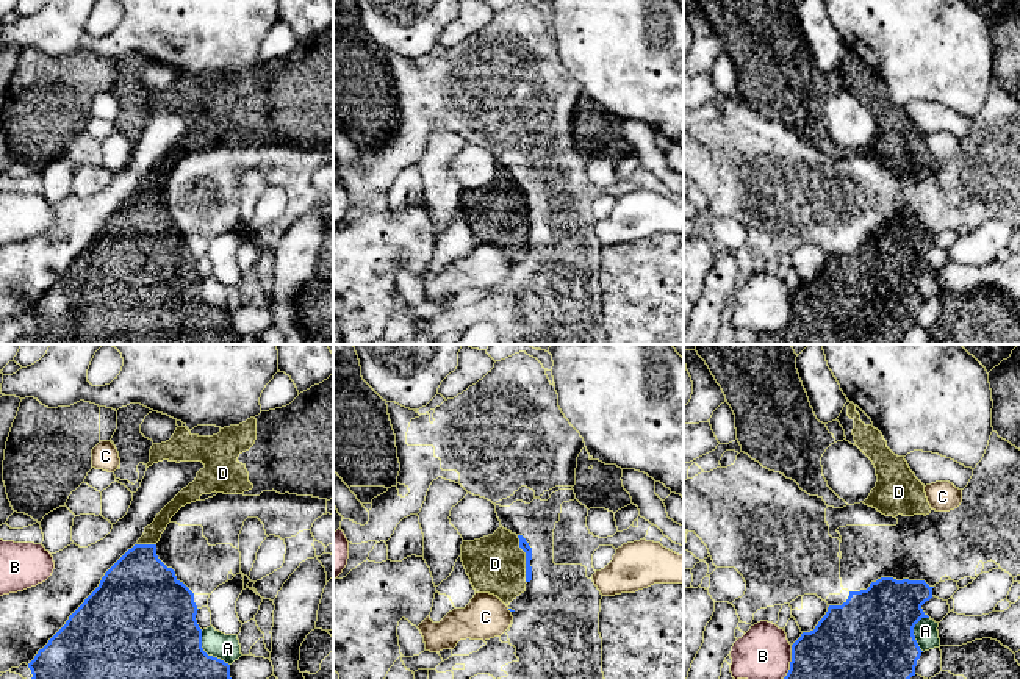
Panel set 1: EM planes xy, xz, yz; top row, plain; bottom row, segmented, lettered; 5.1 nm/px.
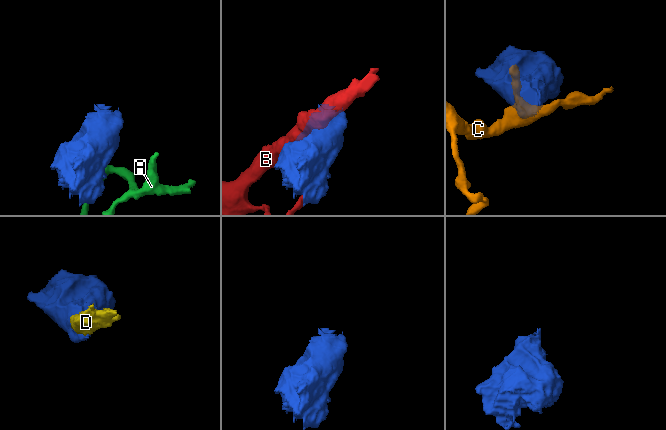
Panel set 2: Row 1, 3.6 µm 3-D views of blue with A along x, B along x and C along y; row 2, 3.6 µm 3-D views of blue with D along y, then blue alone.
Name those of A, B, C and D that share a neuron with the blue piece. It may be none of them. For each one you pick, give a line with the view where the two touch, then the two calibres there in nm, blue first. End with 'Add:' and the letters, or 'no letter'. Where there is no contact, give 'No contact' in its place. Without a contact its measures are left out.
D: Touches blue in xz. Thickness 50 nm (blue) against 300 nm
Add: D

